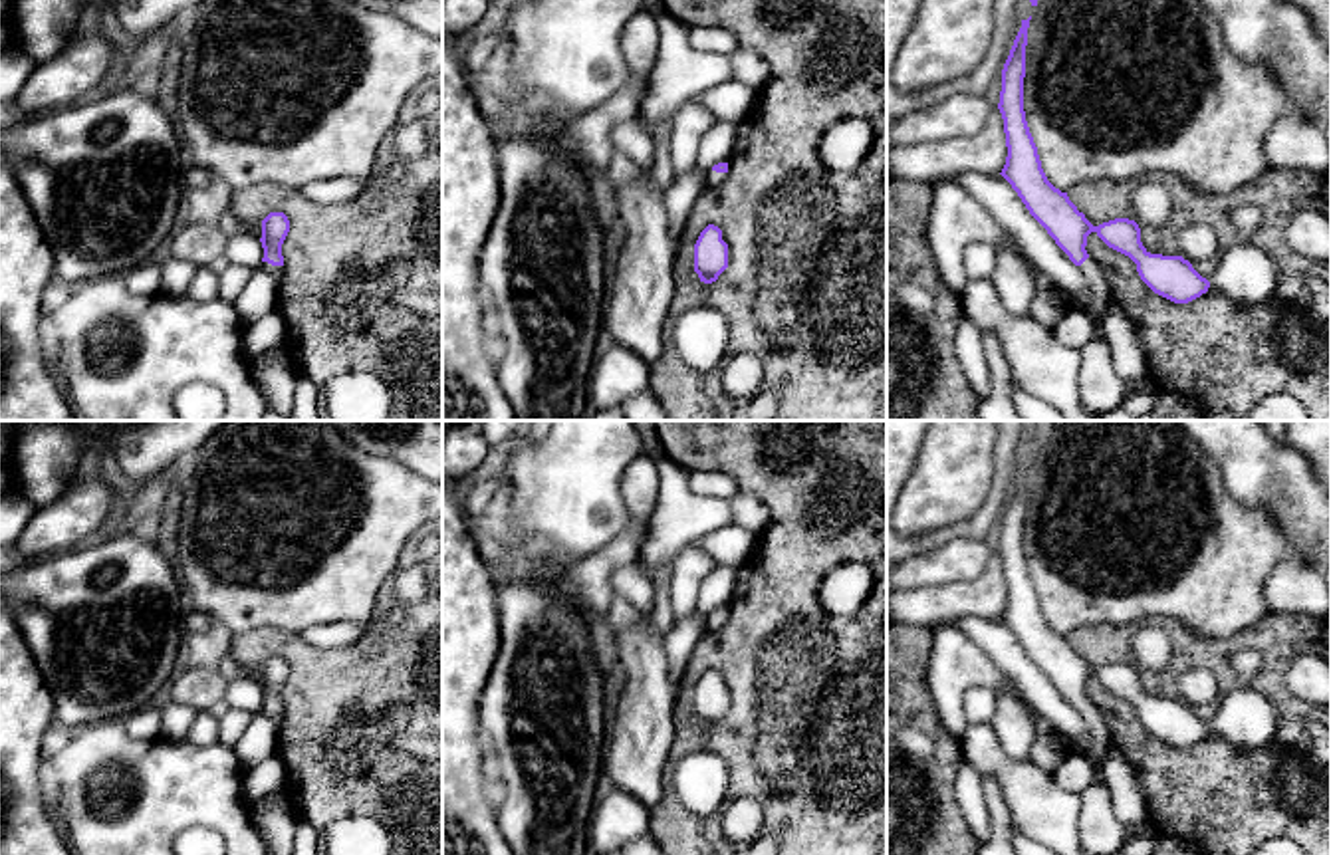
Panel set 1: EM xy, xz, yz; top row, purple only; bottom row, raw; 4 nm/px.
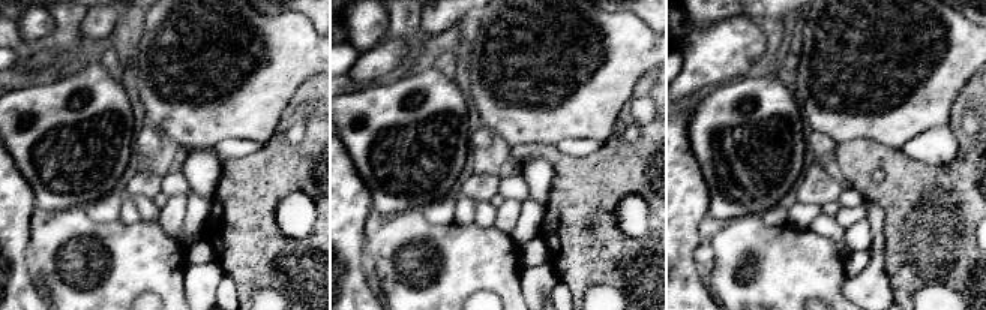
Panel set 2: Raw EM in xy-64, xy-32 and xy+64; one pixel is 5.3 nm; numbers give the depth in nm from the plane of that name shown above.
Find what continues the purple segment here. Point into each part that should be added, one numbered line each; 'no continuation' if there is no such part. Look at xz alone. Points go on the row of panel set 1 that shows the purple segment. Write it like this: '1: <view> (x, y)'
1: xz (713, 179)

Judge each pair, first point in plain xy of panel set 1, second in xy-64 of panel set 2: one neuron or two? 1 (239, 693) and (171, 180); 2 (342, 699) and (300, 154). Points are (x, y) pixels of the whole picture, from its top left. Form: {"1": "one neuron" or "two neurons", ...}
{"1": "one neuron", "2": "one neuron"}

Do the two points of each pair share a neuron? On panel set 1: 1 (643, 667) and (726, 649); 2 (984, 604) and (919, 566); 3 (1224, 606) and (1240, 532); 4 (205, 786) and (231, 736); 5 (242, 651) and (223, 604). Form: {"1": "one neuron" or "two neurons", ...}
{"1": "two neurons", "2": "two neurons", "3": "one neuron", "4": "two neurons", "5": "two neurons"}

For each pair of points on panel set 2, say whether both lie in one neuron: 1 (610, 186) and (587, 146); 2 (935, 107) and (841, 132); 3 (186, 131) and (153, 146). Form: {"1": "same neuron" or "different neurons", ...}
{"1": "different neurons", "2": "same neuron", "3": "different neurons"}

